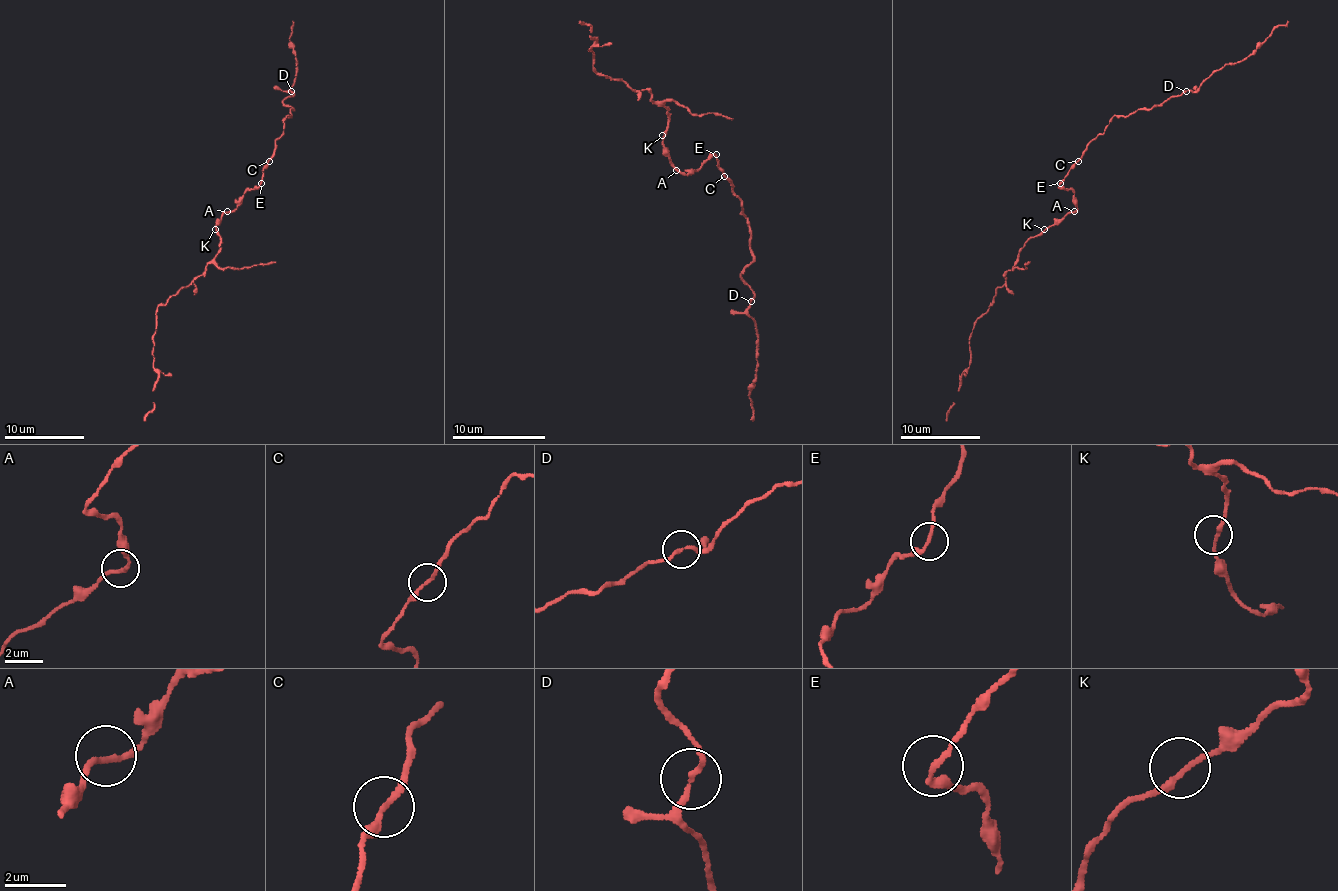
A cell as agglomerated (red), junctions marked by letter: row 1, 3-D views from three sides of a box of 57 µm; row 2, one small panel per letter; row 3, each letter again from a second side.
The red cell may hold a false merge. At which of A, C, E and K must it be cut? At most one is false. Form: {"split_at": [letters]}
{"split_at": []}

